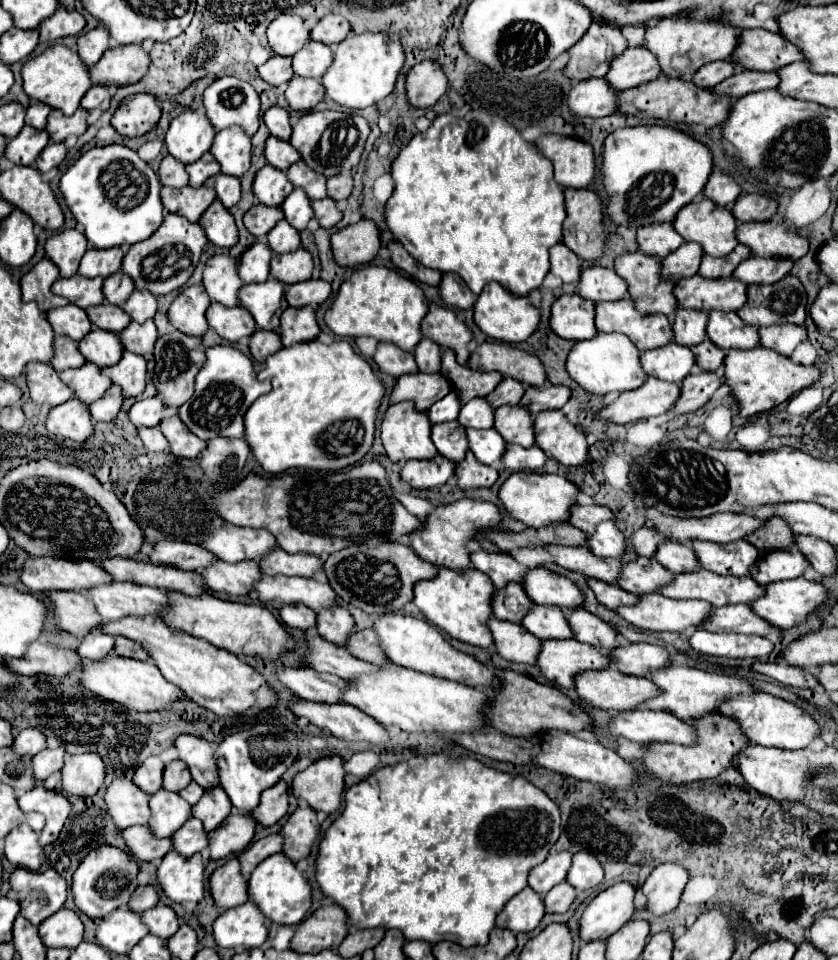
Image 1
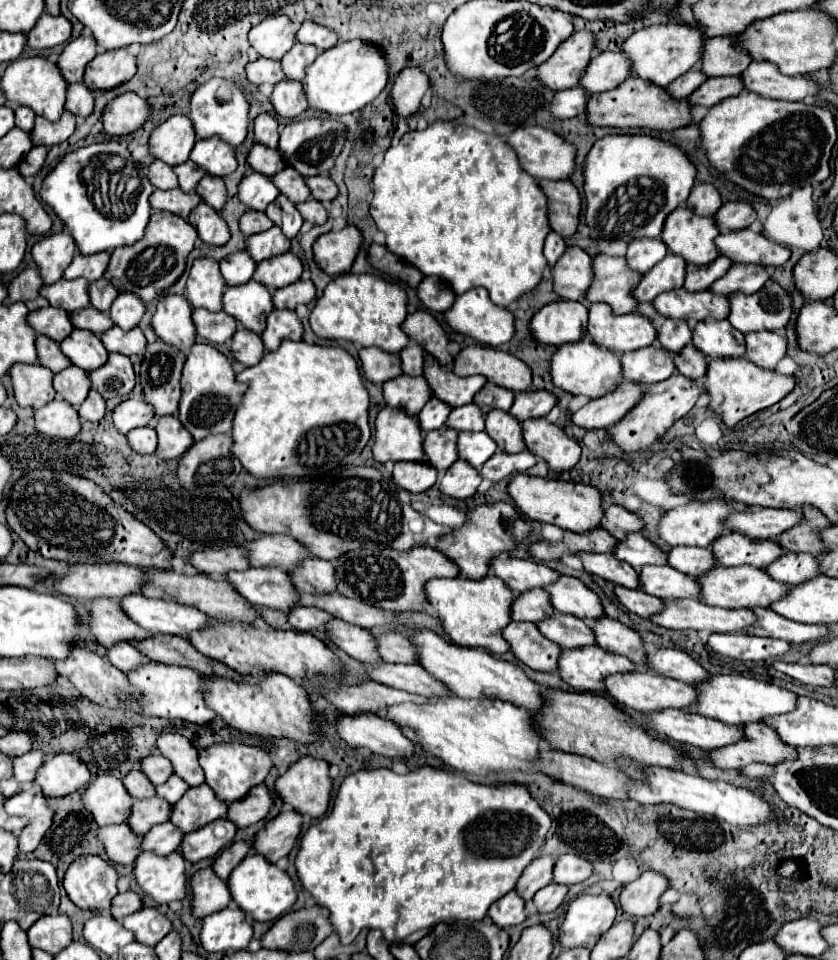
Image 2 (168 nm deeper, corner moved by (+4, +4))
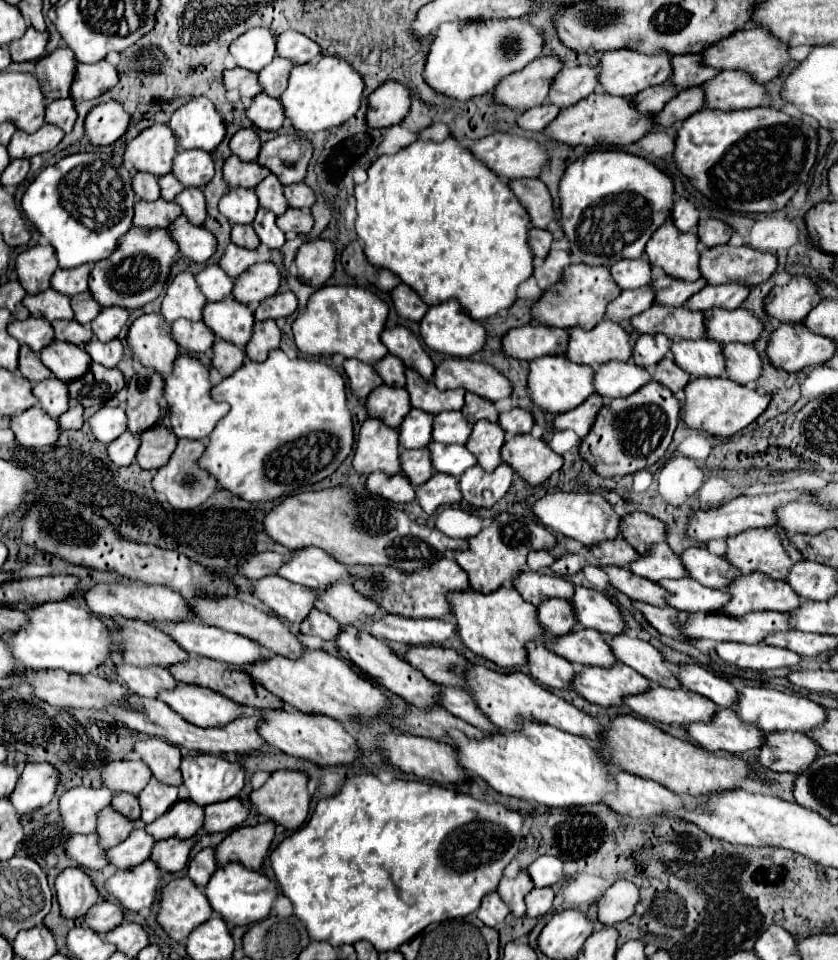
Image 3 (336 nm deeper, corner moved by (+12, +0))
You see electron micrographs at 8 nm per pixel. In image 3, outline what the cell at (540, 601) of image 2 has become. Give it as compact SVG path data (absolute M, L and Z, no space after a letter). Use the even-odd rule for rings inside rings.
M544 600L544 604L538 606L538 618L554 636L566 636L578 628L576 612L568 600Z

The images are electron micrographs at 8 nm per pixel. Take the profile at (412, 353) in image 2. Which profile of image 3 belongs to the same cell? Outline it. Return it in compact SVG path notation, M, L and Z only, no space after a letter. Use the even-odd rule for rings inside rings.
M388 354L380 362L374 364L376 374L384 380L386 386L392 388L404 388L404 364L402 360L396 360L396 356Z

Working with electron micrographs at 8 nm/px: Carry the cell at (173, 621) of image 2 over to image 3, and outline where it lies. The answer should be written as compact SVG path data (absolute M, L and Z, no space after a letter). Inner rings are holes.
M186 620L184 624L154 624L156 628L162 628L162 632L168 632L168 636L172 636L182 648L188 648L188 652L198 654L198 656L206 656L212 660L220 660L232 666L246 666L246 664L256 664L268 658L268 652L256 644L254 640L242 636L242 634L234 634L234 632L226 632L220 630L216 626L206 626L198 620Z

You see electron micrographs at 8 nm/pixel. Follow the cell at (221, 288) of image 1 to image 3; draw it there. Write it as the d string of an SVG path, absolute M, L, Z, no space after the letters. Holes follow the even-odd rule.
M180 272L166 290L160 314L168 324L172 324L178 318L196 322L200 320L204 304L206 304L204 294L200 292L200 288L196 288L194 276L190 272Z

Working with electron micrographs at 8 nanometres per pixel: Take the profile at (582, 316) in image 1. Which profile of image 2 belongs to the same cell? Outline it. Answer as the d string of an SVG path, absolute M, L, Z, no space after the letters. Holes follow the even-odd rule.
M556 300L534 314L530 328L542 344L560 346L580 340L586 334L586 322L588 308L582 302Z

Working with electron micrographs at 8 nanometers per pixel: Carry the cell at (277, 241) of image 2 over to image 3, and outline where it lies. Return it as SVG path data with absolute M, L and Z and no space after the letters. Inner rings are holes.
M228 244L228 248L224 250L222 258L220 258L220 268L224 272L228 272L230 278L236 278L240 276L246 268L252 266L252 262L258 260L258 254L256 252L248 252L246 248L236 248L234 244Z

